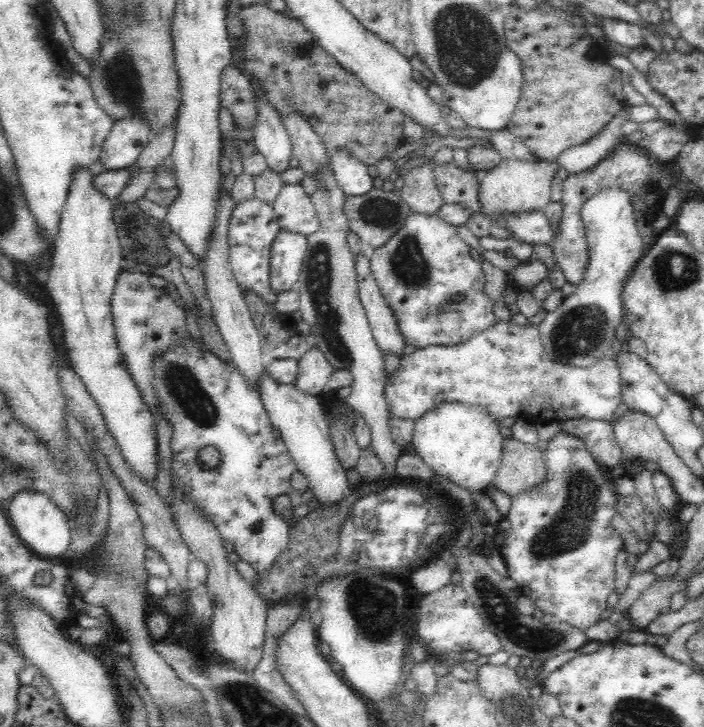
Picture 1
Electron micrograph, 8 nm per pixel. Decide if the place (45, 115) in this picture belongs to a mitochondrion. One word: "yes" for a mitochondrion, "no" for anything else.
no

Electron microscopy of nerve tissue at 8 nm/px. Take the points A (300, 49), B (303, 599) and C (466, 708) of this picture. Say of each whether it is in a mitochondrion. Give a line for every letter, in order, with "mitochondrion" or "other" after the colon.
A: mitochondrion
B: other
C: other

